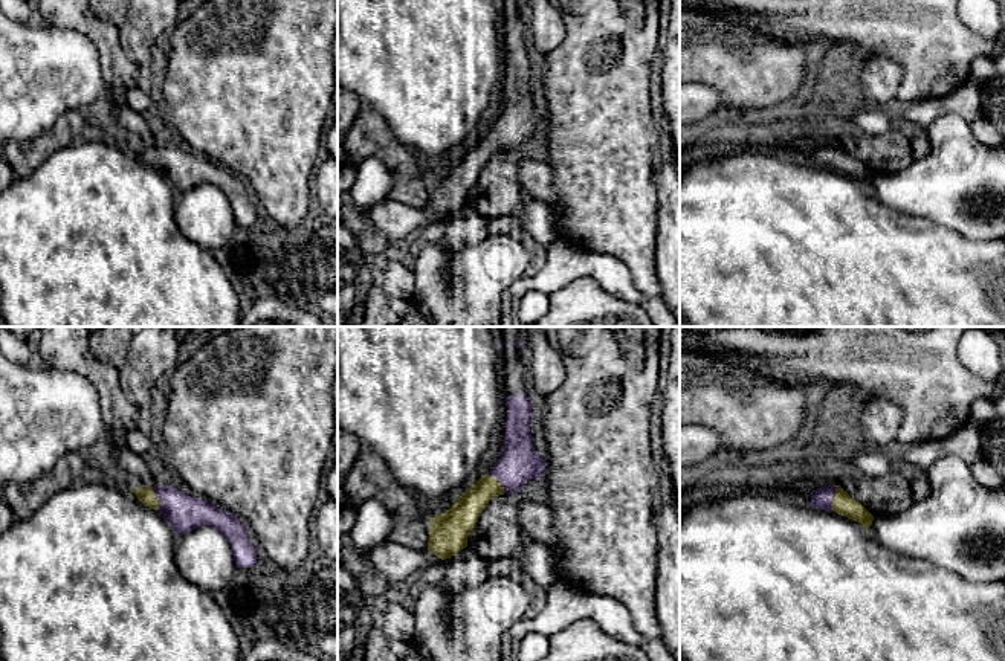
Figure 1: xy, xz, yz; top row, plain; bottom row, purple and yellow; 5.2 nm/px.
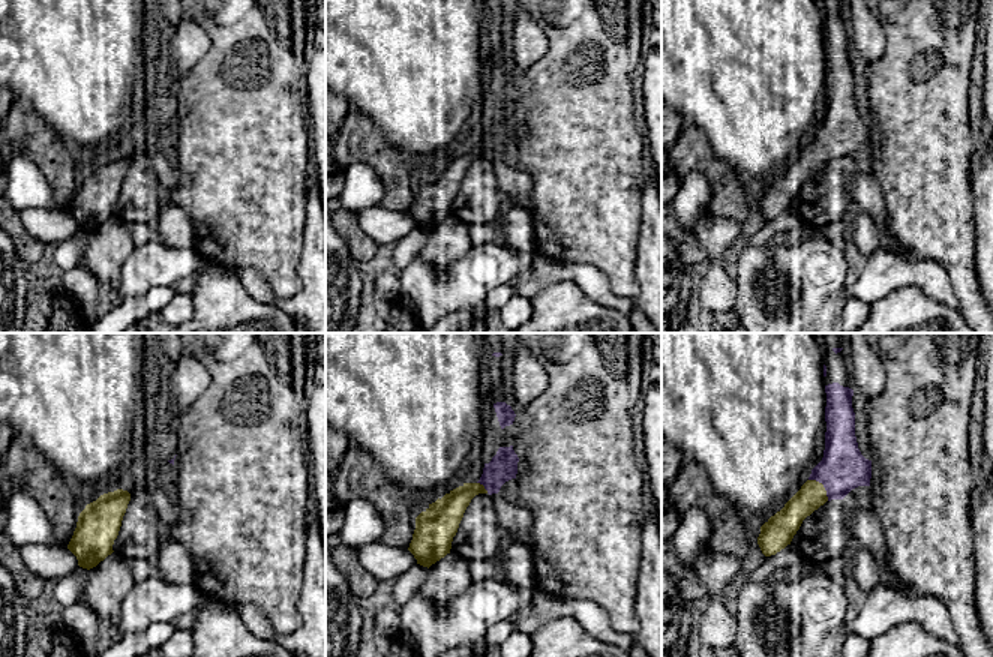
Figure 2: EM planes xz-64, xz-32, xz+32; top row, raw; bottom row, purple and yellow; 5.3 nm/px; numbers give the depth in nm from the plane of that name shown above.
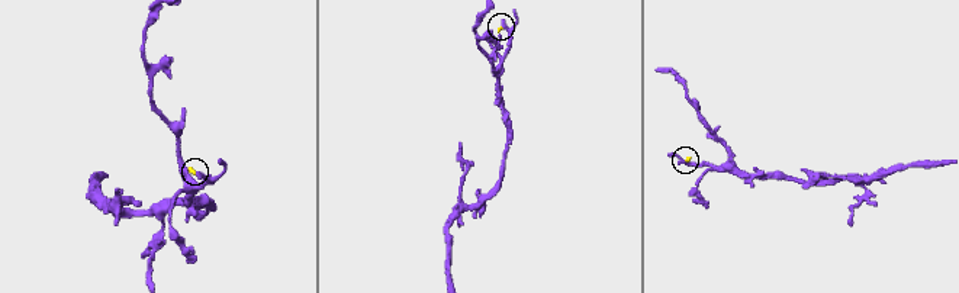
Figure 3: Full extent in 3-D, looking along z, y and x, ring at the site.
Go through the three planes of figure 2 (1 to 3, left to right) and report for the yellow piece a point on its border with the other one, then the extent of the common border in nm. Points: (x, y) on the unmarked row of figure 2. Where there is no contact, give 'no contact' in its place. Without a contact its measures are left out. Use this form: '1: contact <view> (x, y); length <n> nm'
1: no contact
2: contact xz-32 (483, 149); length 90 nm
3: contact xz+32 (824, 150); length 160 nm

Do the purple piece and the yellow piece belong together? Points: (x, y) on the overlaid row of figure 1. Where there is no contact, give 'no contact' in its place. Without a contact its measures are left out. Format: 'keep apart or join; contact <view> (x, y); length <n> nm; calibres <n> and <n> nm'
join; contact yz (833, 496); length 140 nm; calibres 110 and 110 nm

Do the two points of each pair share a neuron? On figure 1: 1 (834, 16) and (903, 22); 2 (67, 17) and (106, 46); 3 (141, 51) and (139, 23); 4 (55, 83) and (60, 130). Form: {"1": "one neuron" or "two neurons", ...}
{"1": "one neuron", "2": "one neuron", "3": "one neuron", "4": "two neurons"}

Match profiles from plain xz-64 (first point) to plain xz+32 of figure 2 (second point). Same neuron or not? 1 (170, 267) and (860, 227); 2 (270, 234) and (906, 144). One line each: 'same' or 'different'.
1: different
2: same

